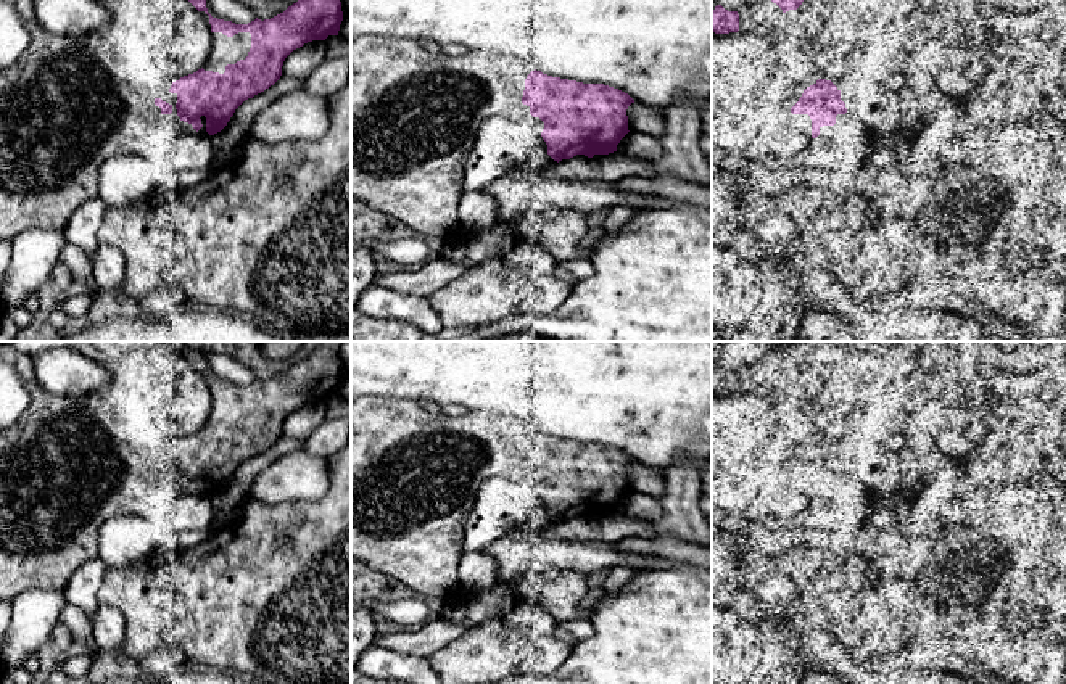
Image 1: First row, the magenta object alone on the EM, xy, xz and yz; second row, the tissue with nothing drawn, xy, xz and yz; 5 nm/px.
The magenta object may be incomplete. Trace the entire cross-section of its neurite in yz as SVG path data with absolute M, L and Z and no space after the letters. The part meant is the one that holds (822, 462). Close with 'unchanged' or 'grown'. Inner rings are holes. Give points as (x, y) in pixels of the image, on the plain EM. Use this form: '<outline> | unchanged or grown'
M818 439L791 468L787 483L792 489L800 489L807 497L816 499L823 486L834 486L836 476L845 473L841 451L831 441Z | grown

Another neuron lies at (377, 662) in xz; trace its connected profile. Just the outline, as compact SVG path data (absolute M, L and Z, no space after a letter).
M372 644L357 660L356 670L382 679L406 684L441 684L428 658L399 653Z

